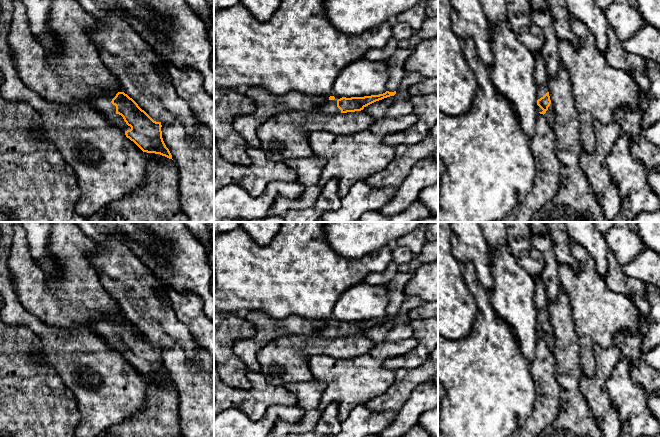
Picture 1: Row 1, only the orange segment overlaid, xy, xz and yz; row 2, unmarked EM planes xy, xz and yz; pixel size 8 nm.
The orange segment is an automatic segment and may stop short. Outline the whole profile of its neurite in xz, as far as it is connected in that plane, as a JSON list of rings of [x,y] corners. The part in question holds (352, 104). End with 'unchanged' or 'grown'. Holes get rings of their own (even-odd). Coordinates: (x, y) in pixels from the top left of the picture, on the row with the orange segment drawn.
[[[386,91],[383,94],[379,95],[371,95],[364,97],[334,97],[334,96],[326,96],[326,101],[321,106],[316,106],[315,110],[320,111],[325,114],[339,114],[339,113],[347,113],[347,112],[355,112],[361,111],[366,106],[382,100],[384,98],[394,96],[396,91],[389,92]]]; grown

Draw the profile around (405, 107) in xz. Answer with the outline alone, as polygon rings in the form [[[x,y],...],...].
[[[418,73],[407,74],[407,76],[403,78],[403,81],[394,96],[376,101],[364,107],[363,111],[375,120],[384,117],[400,117],[412,114],[413,105],[406,90],[423,79],[424,78]]]

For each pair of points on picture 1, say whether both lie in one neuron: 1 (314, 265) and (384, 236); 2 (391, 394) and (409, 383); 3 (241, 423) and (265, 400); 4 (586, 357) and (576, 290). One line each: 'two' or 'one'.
1: two
2: one
3: two
4: one

